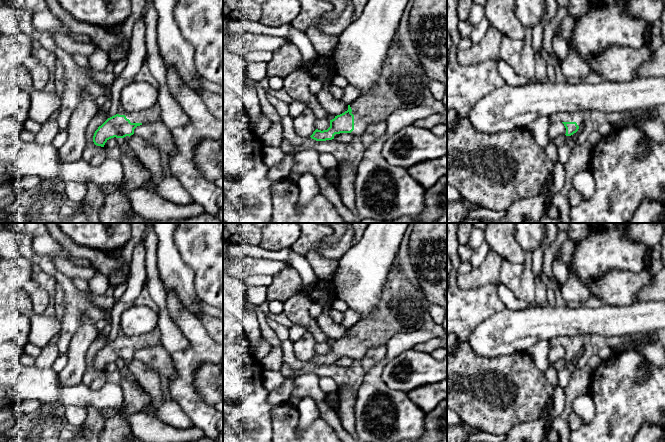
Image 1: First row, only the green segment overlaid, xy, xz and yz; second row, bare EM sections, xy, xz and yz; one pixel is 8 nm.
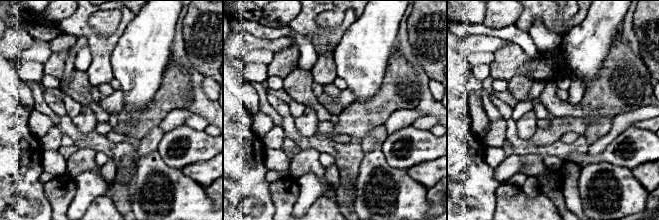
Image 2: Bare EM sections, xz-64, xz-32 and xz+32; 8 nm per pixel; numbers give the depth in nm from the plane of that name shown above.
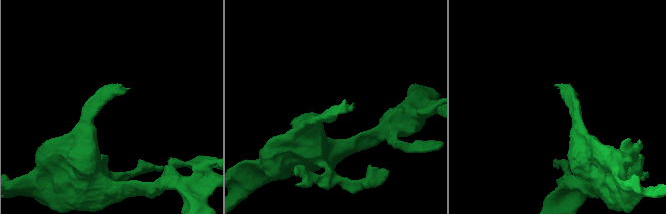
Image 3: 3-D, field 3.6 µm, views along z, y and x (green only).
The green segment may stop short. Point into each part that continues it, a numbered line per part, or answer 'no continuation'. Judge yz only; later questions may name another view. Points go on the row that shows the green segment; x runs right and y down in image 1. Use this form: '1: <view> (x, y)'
1: yz (579, 117)

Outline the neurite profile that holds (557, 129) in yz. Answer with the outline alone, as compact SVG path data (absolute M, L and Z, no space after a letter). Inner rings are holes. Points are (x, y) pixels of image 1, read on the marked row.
M562 122L552 123L548 129L548 135L552 140L565 134L566 128Z

